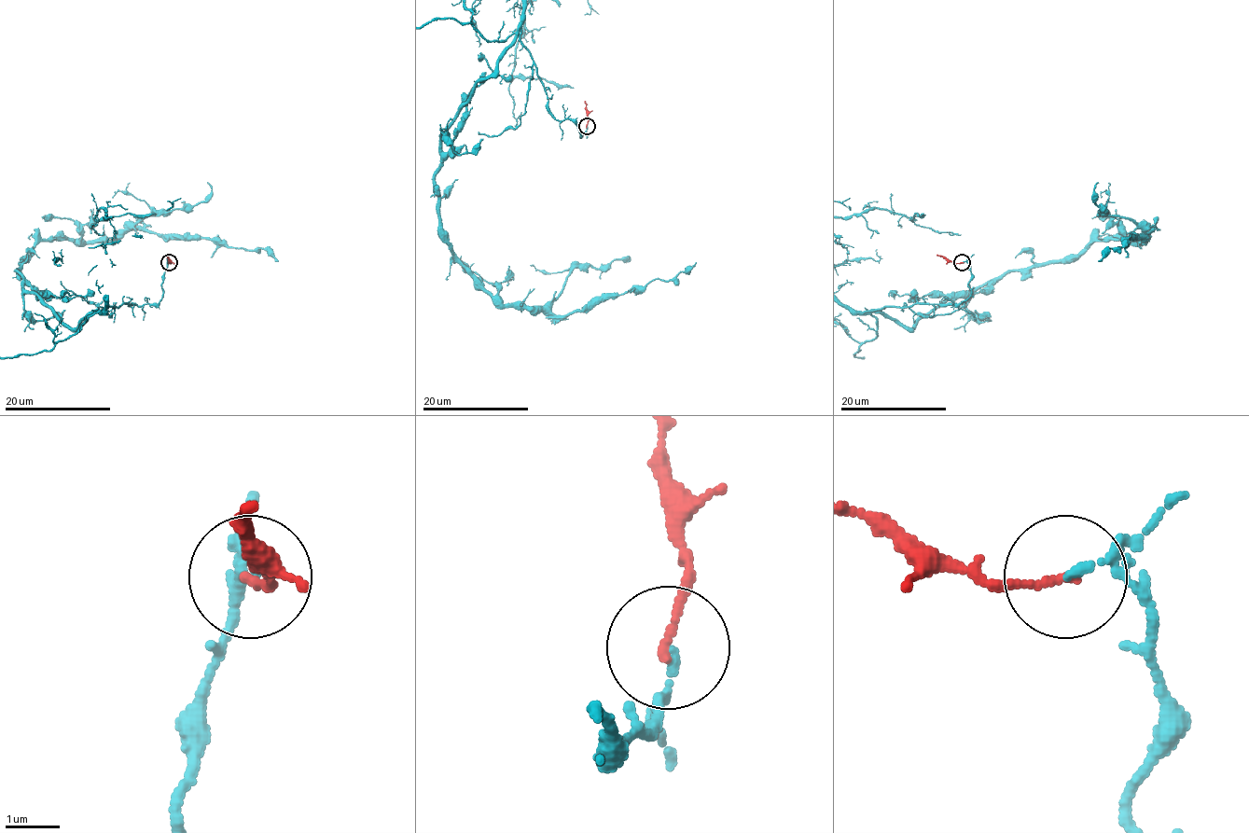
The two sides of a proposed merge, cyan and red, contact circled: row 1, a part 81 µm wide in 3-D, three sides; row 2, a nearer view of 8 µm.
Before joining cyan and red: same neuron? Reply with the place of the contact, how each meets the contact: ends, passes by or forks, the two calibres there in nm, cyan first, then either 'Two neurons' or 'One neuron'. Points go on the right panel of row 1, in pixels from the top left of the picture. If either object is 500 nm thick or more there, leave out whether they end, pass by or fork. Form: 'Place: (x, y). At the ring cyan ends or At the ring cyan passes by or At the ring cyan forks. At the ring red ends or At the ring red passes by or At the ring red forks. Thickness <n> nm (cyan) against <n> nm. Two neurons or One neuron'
Place: (962, 262). At the ring cyan ends. At the ring red ends. Thickness 120 nm (cyan) against 150 nm. Two neurons

